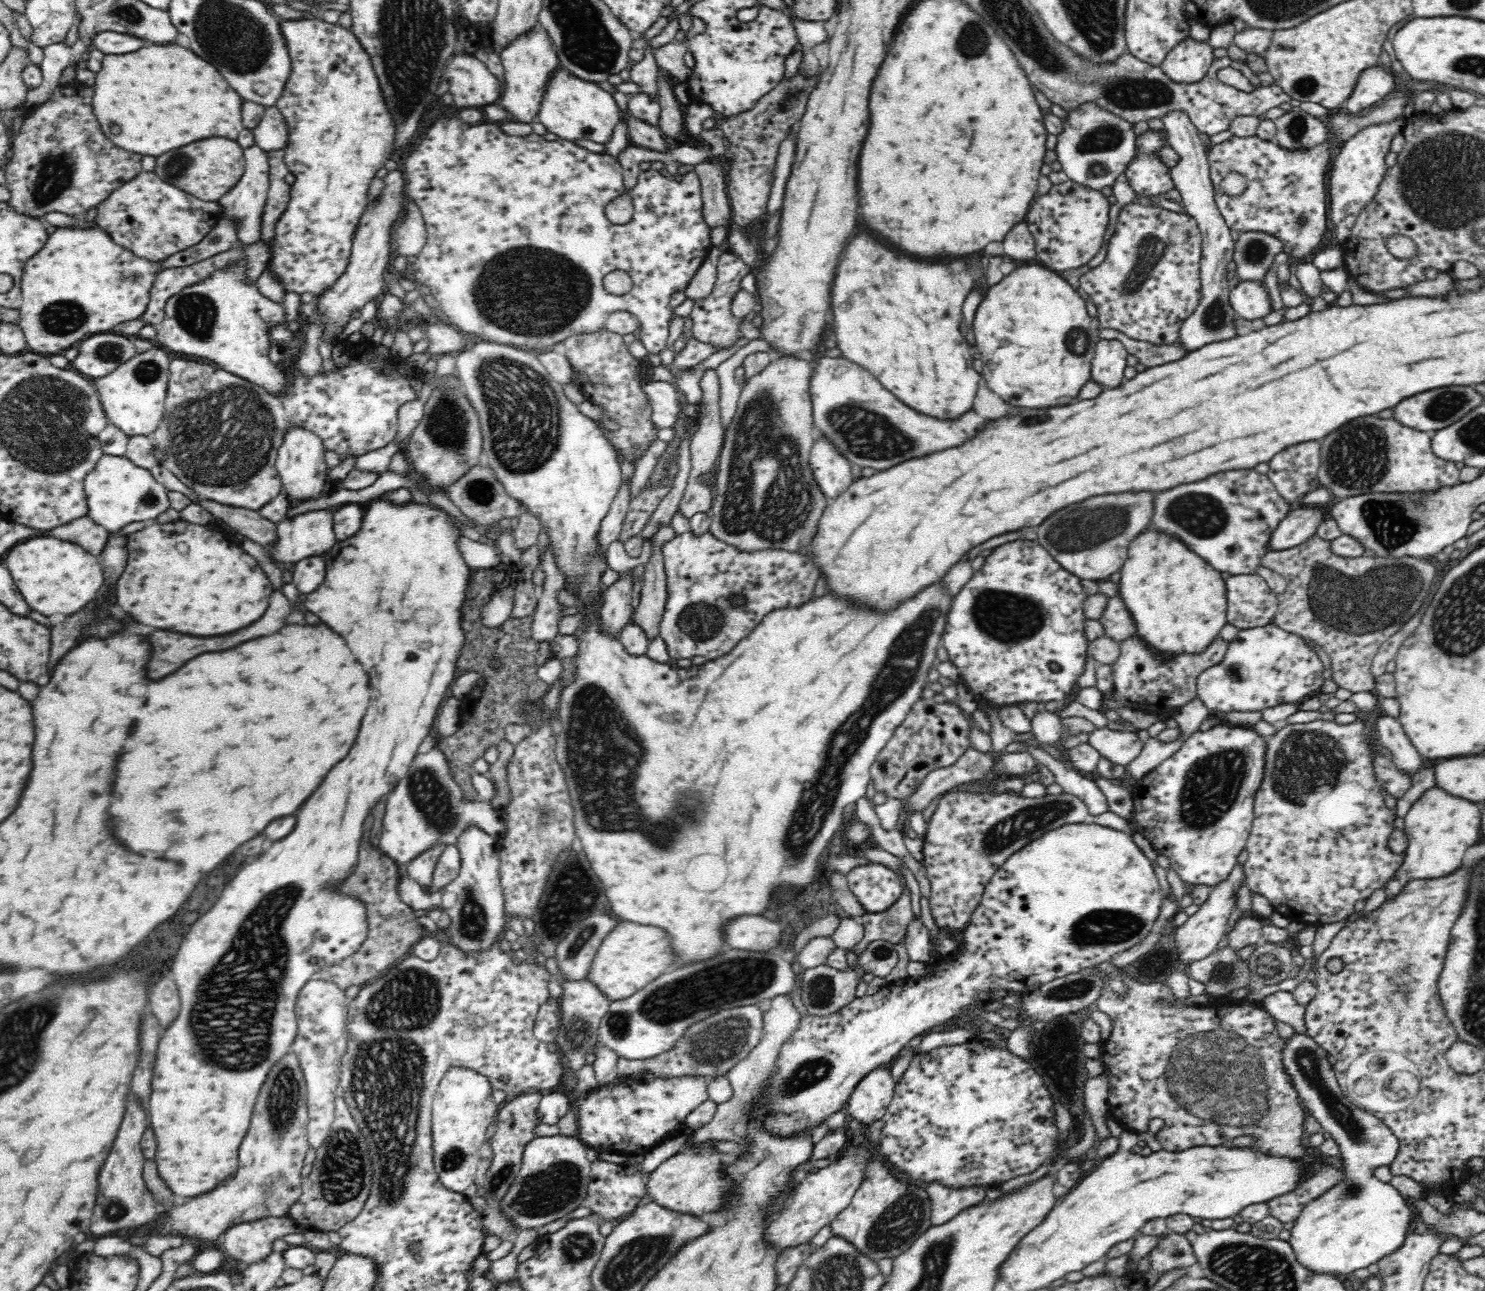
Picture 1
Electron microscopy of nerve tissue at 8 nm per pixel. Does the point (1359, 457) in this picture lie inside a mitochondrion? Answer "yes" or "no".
yes

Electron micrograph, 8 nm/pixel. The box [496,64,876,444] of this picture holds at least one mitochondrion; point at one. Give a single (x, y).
(790, 98)

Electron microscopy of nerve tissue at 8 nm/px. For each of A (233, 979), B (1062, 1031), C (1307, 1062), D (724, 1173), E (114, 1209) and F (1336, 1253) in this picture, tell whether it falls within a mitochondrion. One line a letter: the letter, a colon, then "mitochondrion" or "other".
A: mitochondrion
B: other
C: mitochondrion
D: other
E: mitochondrion
F: other

